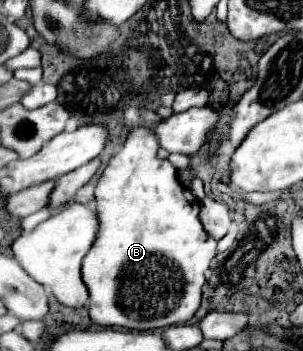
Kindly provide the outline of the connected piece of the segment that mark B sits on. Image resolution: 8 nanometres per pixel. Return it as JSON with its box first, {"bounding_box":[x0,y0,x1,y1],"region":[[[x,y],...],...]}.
{"bounding_box":[82,126,216,330],"region":[[[148,126],[130,128],[126,142],[122,144],[120,152],[104,168],[102,176],[98,178],[96,190],[94,190],[94,194],[96,194],[96,214],[98,214],[98,238],[94,240],[94,246],[88,250],[88,254],[82,262],[82,278],[84,278],[84,284],[88,286],[88,292],[90,292],[88,314],[90,314],[92,322],[96,322],[100,326],[116,326],[116,328],[128,328],[128,330],[158,330],[158,328],[168,328],[172,324],[188,322],[200,306],[202,286],[206,284],[204,270],[208,270],[212,258],[216,256],[216,240],[210,234],[204,232],[204,228],[198,220],[198,212],[200,212],[198,198],[194,198],[192,192],[178,182],[176,168],[170,164],[170,160],[160,160],[158,150],[160,150],[158,136],[154,134],[152,128],[148,128]]]}

